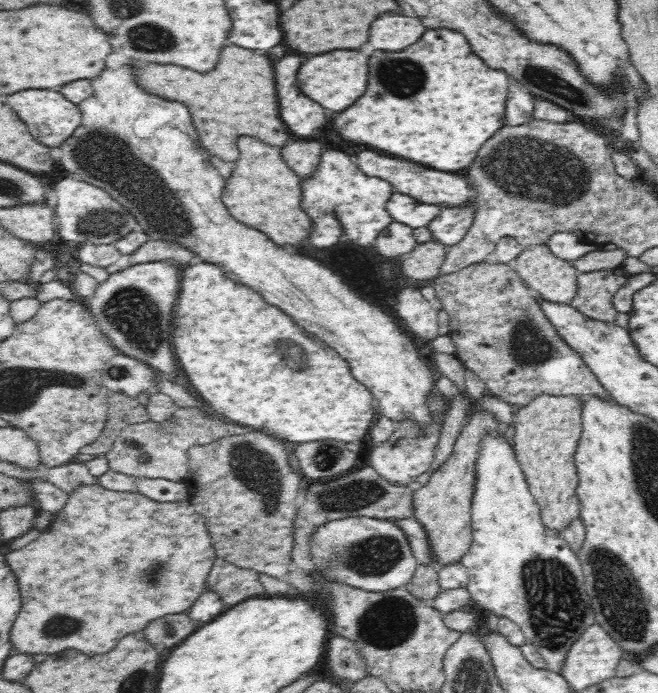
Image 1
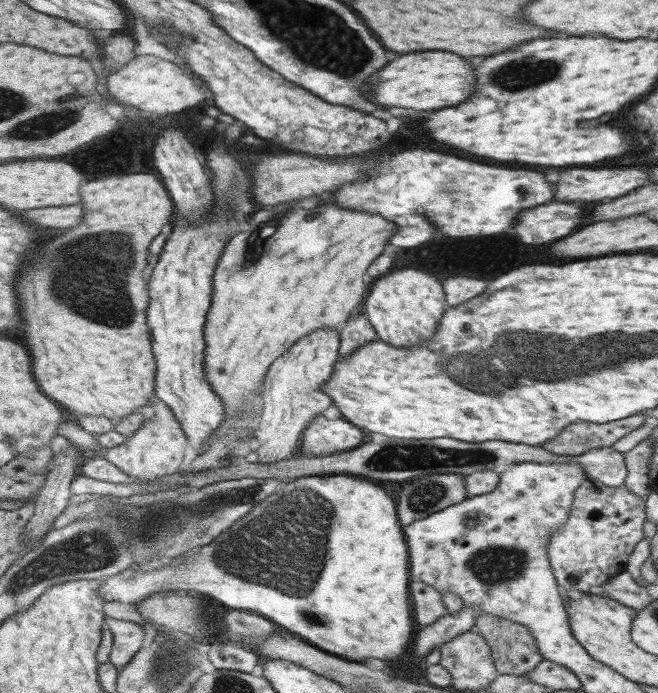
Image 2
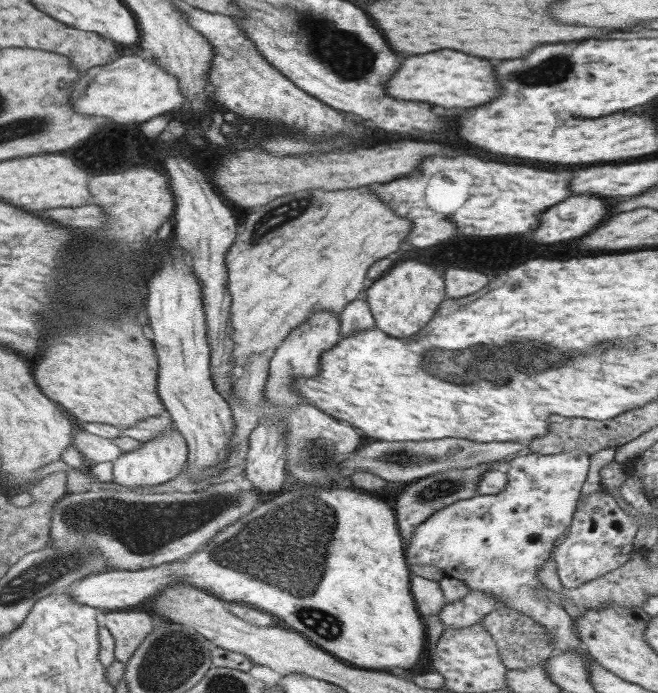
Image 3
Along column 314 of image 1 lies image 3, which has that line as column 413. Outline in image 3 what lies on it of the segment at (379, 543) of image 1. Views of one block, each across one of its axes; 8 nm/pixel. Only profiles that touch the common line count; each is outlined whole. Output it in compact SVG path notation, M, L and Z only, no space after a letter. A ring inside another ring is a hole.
M571 450L551 456L521 454L509 464L511 464L509 468L511 482L503 492L487 496L479 494L473 500L459 500L447 506L445 510L437 512L437 516L431 516L425 524L421 524L413 534L413 544L407 548L409 562L419 566L435 566L441 574L467 582L471 592L477 590L497 596L503 602L501 608L513 608L525 612L533 616L539 624L543 624L553 638L555 654L575 652L583 646L583 642L573 632L573 618L569 618L559 604L555 604L541 592L545 586L539 580L539 570L547 562L547 558L551 558L551 552L555 548L553 542L559 536L563 536L563 532L571 526L573 514L577 512L579 490L587 478L589 454L585 454L583 450Z

